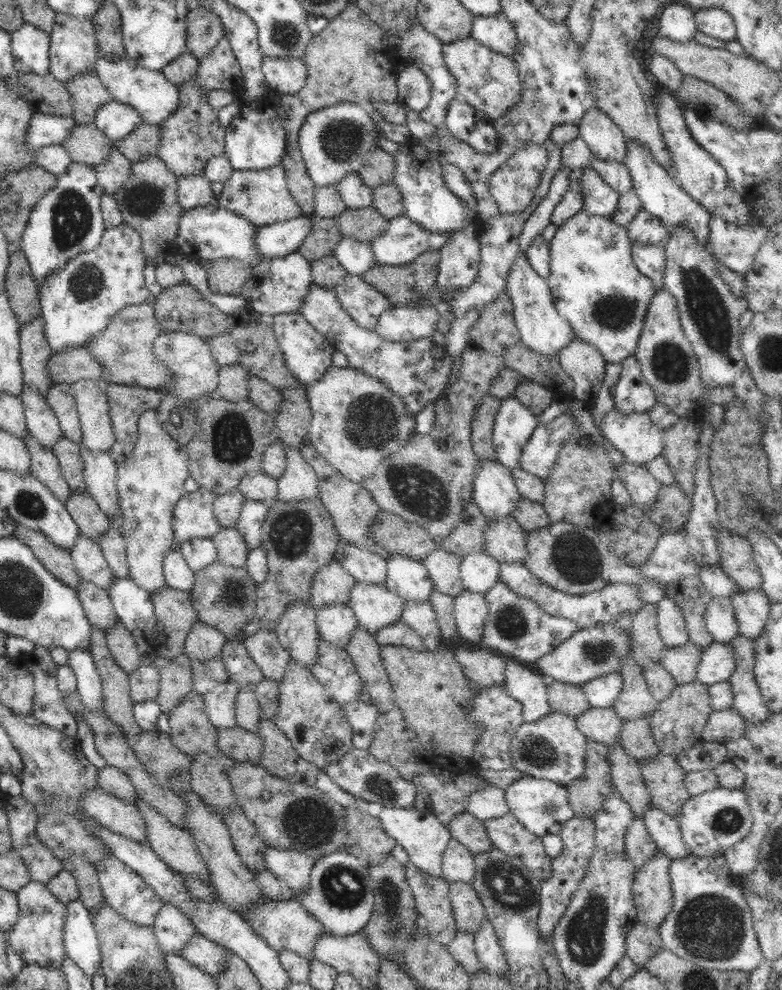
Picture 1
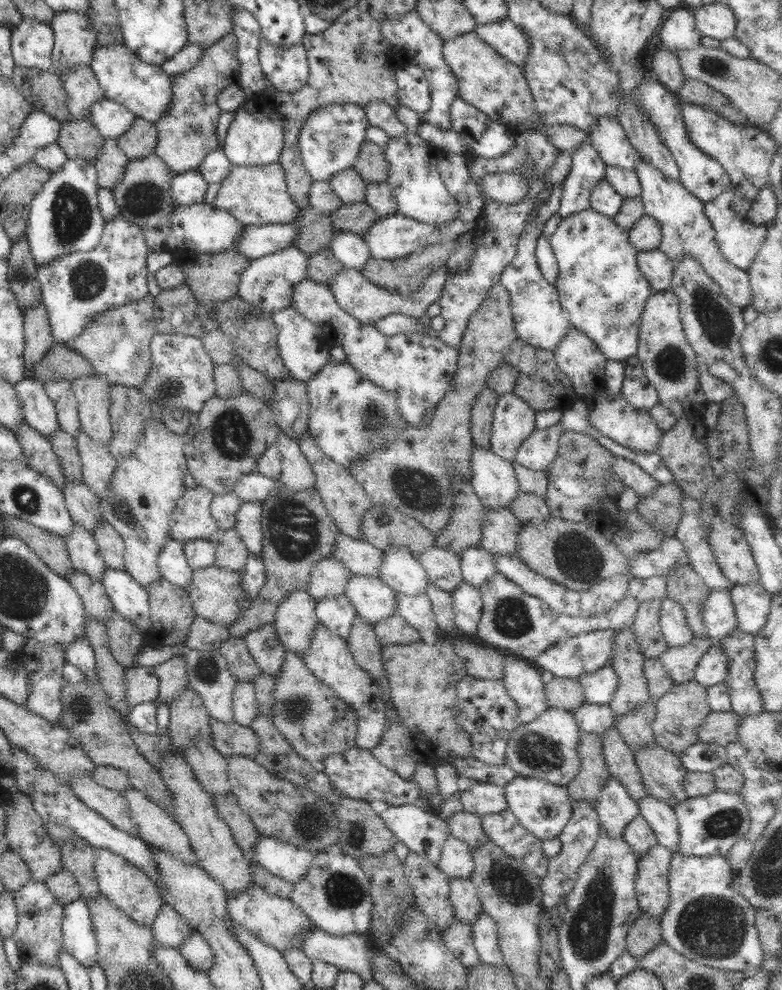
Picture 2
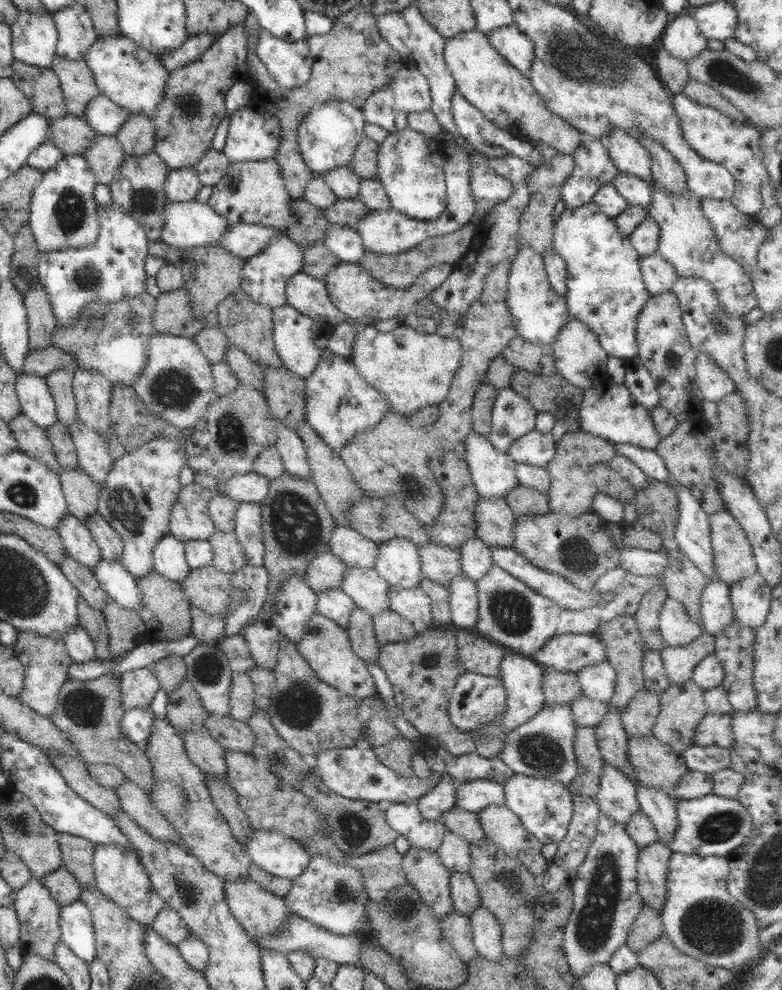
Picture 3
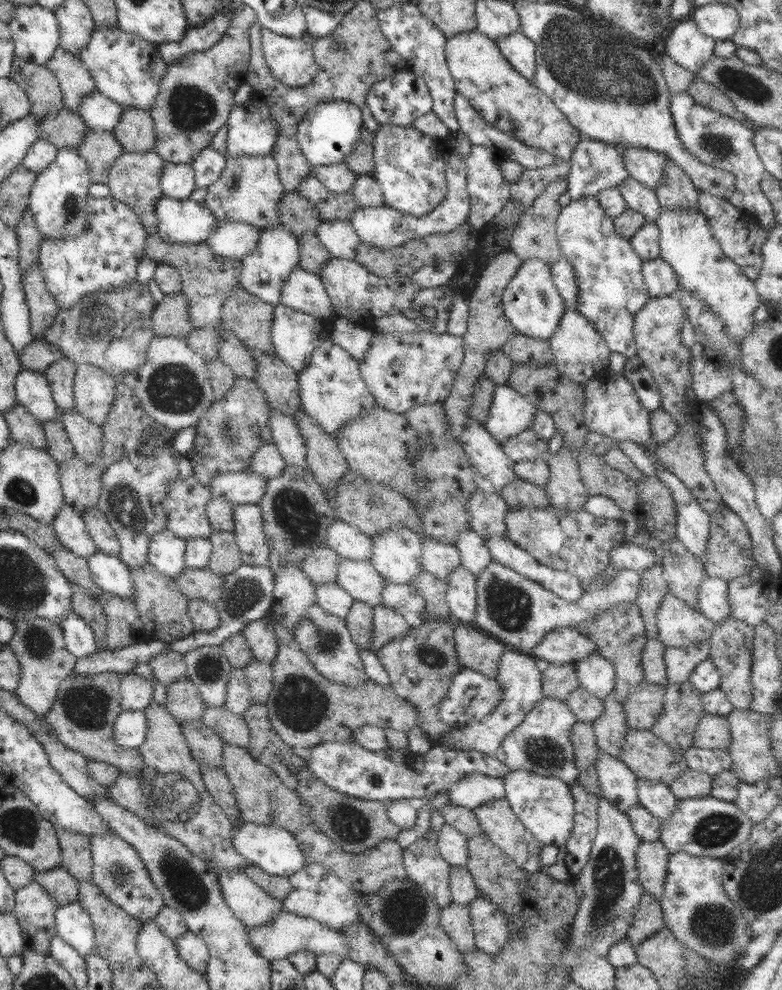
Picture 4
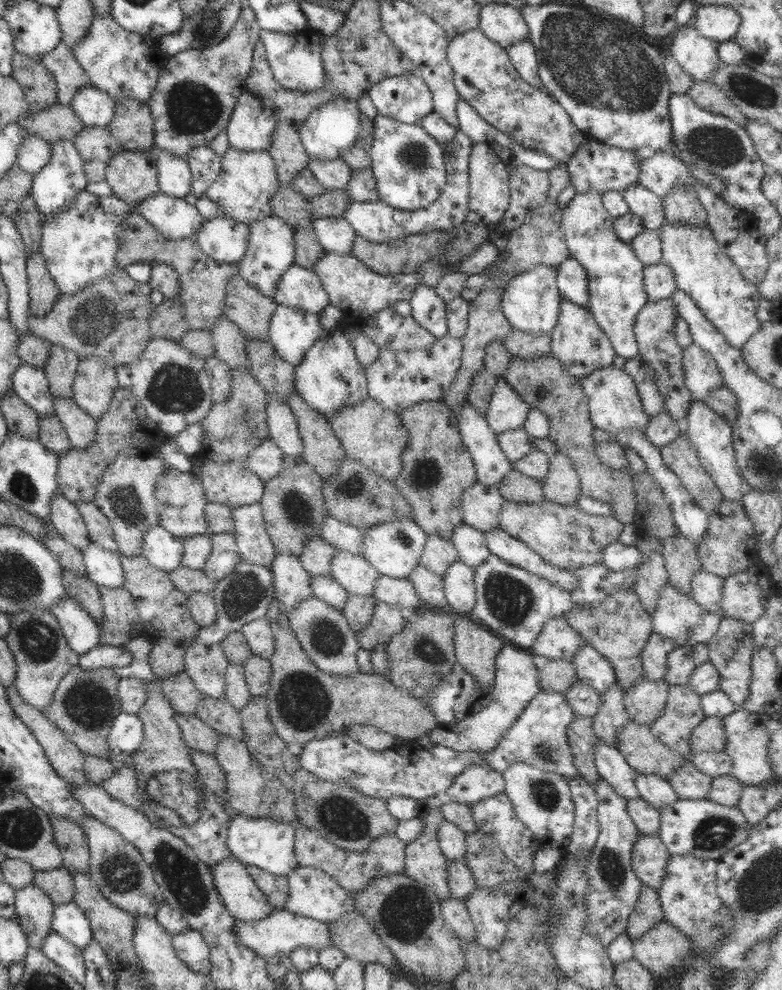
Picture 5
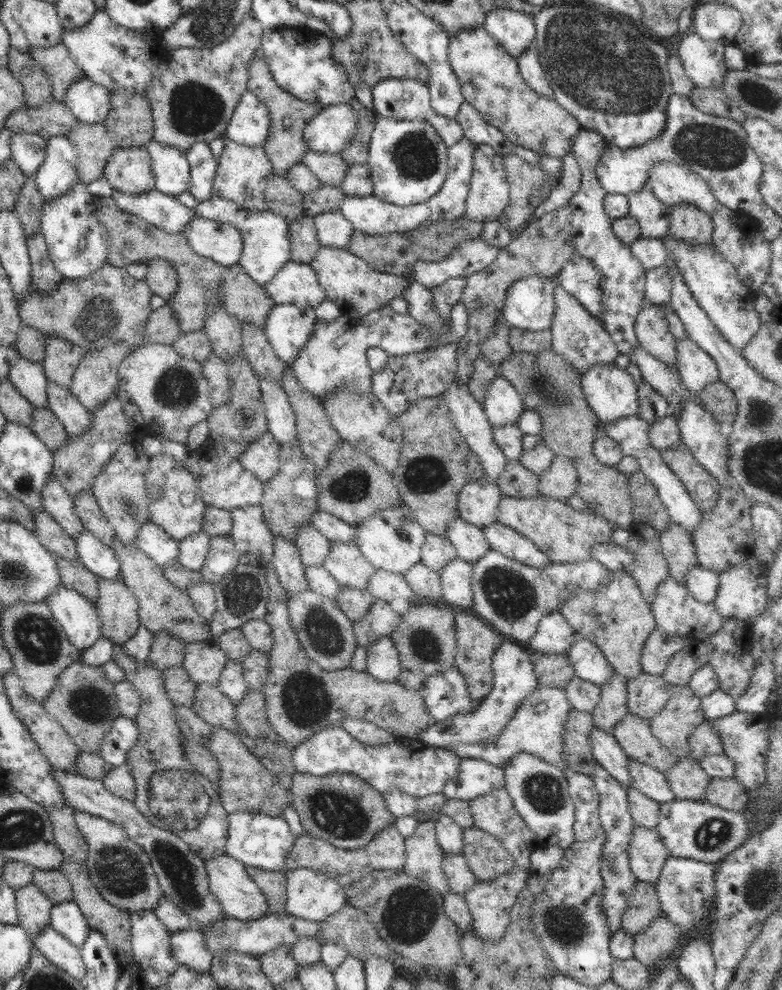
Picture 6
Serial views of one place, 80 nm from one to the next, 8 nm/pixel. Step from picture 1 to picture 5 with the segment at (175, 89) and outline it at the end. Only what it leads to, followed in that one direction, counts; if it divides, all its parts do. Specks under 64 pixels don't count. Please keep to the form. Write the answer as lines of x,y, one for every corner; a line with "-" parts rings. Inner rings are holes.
95,16
87,35
72,50
91,84
102,92
107,92
112,100
136,98
147,103
166,60
158,39
130,32
111,16

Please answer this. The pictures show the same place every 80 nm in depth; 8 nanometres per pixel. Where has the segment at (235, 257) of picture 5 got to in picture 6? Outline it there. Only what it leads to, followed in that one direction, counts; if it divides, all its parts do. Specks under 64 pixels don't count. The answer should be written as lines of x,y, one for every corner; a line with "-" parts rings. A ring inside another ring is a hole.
195,215
182,234
196,255
214,260
214,263
226,268
240,261
242,238
240,232
230,224

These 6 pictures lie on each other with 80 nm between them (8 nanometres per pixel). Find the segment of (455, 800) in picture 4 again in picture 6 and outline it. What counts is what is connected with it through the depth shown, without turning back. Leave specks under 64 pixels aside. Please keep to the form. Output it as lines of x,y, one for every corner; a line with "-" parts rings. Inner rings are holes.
458,760
457,775
446,783
442,794
450,799
471,801
493,790
505,788
505,772
484,760

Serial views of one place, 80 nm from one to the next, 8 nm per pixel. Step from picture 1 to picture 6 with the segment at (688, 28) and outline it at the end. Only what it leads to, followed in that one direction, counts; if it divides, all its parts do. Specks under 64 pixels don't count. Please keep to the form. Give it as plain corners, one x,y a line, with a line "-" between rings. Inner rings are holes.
688,33
676,40
673,53
680,57
683,69
688,78
699,87
721,87
722,81
729,71
724,61
724,45
718,41
707,41
696,33

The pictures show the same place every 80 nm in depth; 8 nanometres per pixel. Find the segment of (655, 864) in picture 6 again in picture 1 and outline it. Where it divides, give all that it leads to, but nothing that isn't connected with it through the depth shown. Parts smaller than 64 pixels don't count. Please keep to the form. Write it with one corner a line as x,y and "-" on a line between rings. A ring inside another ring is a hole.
657,850
657,853
634,873
632,894
639,924
658,929
664,922
666,915
672,910
673,890
669,875
671,864
672,860
661,850

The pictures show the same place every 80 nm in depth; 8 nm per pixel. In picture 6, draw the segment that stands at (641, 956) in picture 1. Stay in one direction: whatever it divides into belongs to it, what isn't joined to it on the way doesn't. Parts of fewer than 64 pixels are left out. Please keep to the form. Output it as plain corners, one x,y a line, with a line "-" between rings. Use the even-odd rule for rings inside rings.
637,880
635,890
628,901
628,908
623,914
621,928
634,936
650,925
652,919
660,916
662,912
655,885

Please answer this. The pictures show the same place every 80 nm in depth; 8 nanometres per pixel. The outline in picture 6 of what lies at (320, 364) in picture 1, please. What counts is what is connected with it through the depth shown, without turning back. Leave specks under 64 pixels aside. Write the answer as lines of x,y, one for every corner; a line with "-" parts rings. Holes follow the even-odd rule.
275,304
263,330
274,354
290,365
308,343
316,323
313,308

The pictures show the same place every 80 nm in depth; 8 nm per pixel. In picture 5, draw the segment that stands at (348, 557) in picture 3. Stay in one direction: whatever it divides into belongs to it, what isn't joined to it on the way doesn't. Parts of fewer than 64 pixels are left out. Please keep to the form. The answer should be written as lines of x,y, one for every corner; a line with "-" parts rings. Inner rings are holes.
330,514
324,517
321,537
335,549
339,548
339,550
352,554
363,554
363,533
351,524
338,520

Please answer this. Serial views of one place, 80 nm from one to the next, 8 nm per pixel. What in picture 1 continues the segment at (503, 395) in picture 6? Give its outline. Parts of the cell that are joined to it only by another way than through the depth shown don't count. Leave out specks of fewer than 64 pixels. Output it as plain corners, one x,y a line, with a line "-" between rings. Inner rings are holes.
515,396
501,401
493,426
496,459
511,471
520,466
520,457
539,420

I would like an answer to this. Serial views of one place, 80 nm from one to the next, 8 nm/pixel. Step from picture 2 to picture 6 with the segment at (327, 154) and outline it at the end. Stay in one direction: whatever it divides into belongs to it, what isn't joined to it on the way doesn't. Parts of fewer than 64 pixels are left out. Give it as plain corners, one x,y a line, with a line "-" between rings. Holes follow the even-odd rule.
347,103
320,109
304,127
303,135
310,150
336,154
355,137
357,118

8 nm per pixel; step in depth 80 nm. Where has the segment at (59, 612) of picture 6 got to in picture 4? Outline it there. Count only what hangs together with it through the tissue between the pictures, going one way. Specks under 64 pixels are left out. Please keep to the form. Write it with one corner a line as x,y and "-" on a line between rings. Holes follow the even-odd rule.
69,610
69,613
61,622
61,627
63,628
65,647
76,658
90,656
97,651
94,631
73,610

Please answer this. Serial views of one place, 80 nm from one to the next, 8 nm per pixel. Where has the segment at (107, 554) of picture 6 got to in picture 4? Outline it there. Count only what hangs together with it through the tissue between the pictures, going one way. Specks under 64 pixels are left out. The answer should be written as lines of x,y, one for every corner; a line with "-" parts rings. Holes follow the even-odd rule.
97,550
87,559
92,580
103,590
124,600
133,598
130,569
118,556
108,556

